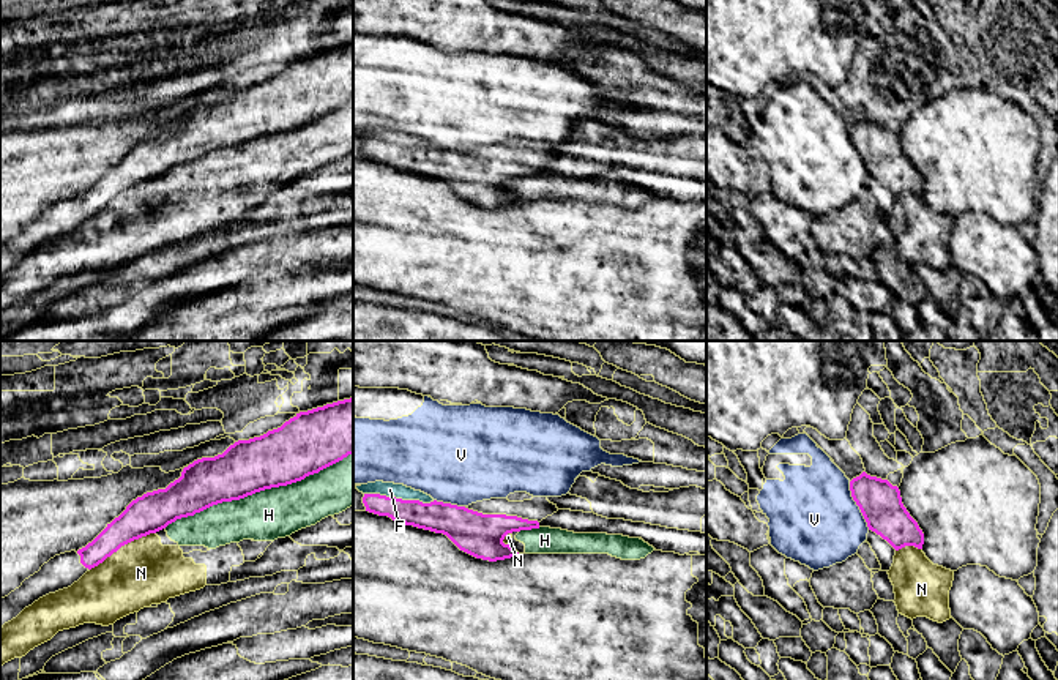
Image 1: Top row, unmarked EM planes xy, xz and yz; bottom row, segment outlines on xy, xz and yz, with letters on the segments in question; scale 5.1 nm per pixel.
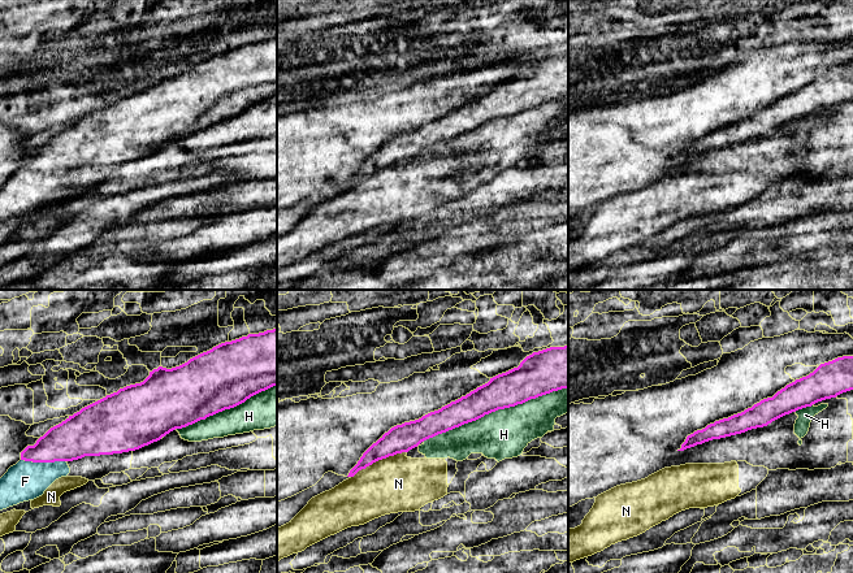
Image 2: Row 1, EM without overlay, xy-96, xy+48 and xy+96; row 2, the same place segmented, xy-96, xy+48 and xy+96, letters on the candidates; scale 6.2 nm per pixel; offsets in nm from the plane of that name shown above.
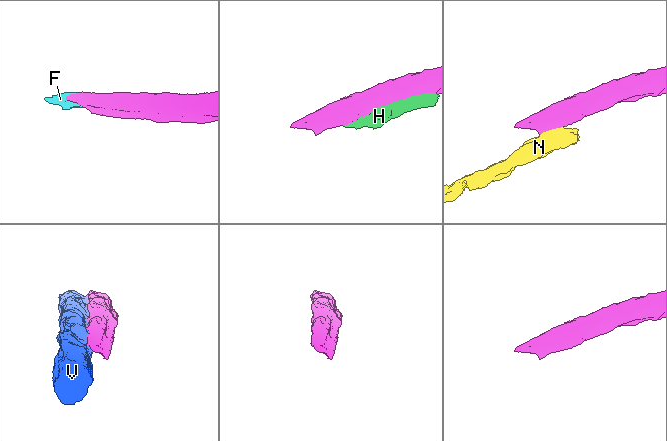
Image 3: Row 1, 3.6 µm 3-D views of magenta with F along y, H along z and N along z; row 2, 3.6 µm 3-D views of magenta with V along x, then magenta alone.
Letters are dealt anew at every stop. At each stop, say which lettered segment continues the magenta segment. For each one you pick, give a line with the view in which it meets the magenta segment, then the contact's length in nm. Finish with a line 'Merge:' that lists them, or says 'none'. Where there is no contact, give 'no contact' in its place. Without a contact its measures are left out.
F: contact in xz; length 360 nm
Merge: F

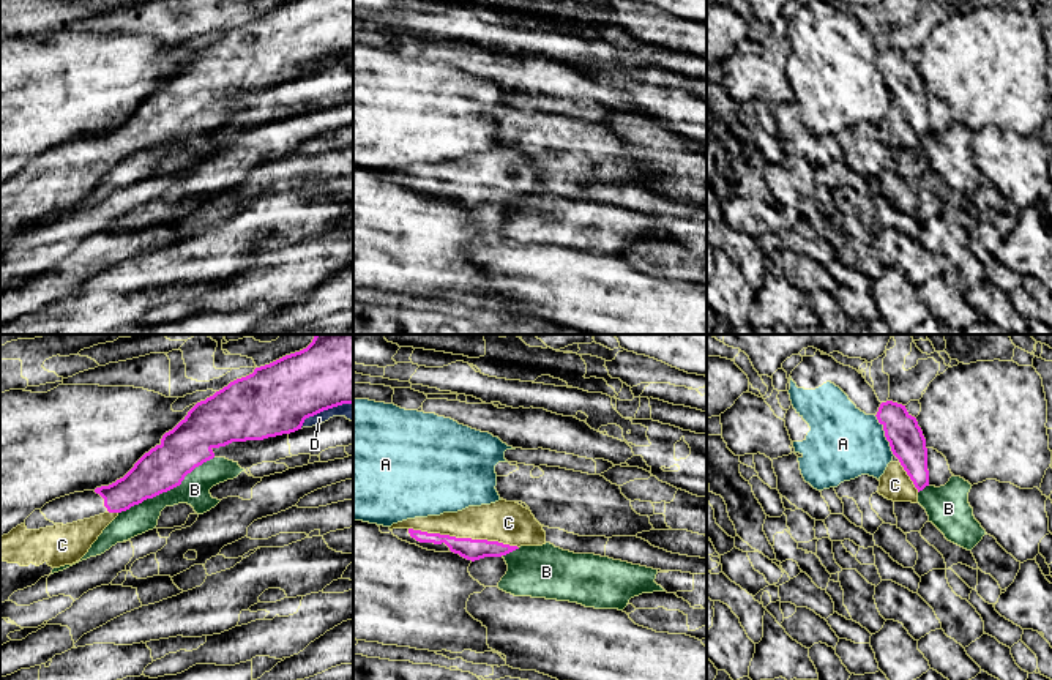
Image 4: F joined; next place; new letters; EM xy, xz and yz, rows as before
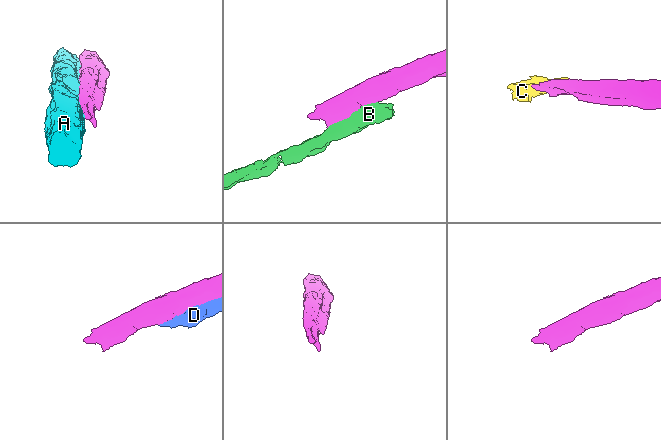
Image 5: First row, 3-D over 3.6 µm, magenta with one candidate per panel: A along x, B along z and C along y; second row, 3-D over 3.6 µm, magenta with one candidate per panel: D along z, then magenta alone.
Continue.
C: contact in xz; length 550 nm
Merge: C

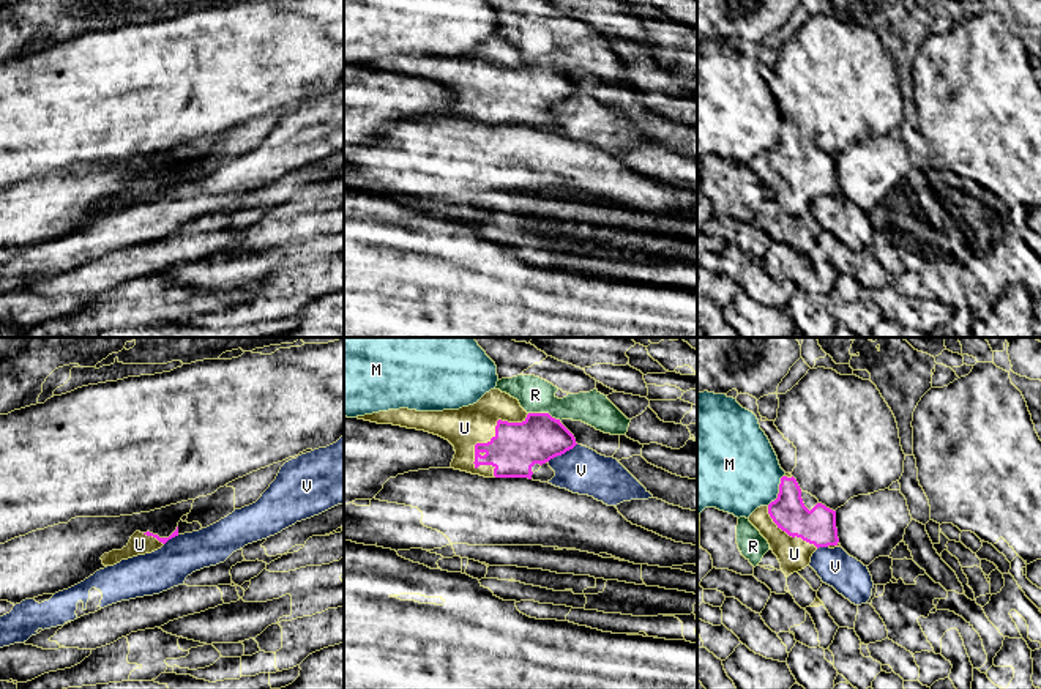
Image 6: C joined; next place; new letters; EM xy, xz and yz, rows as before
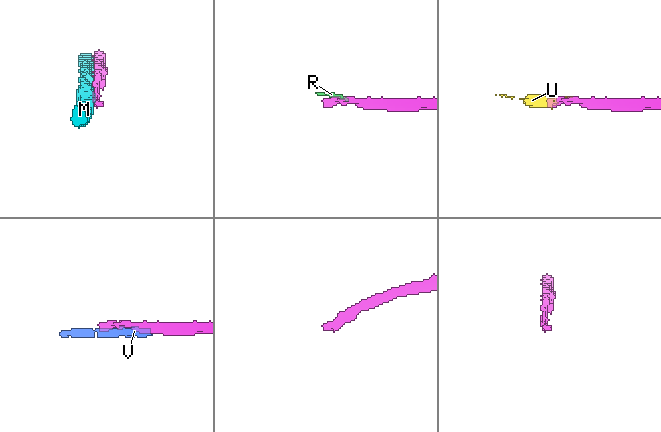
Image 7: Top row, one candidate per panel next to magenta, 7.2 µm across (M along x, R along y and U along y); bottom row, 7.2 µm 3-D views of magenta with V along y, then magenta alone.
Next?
U: contact in xz; length 400 nm
Merge: U

